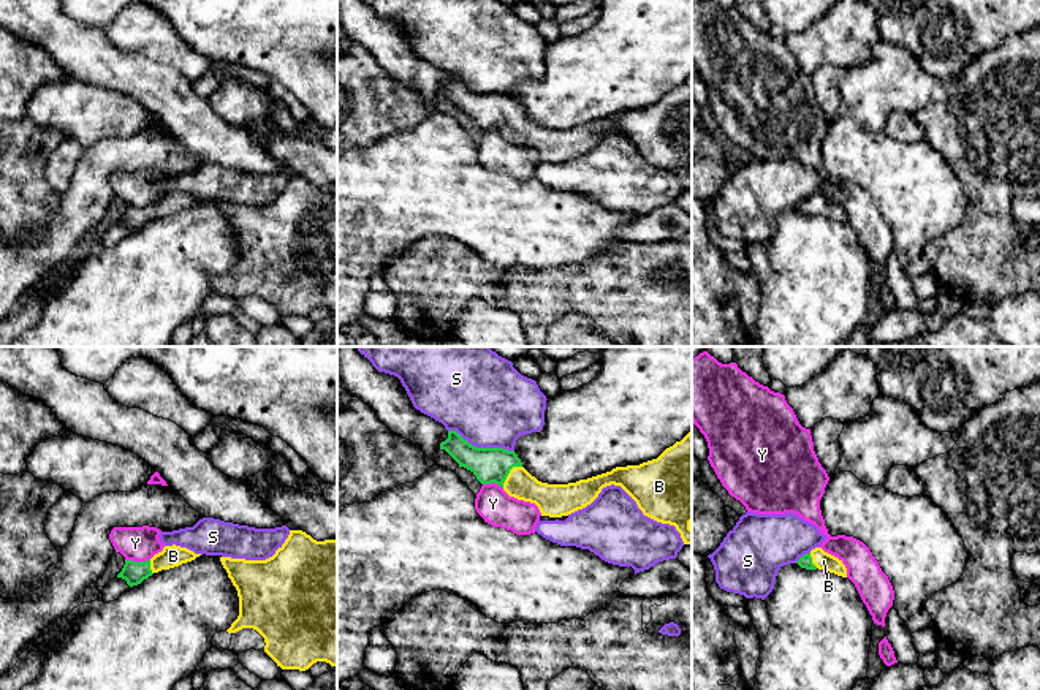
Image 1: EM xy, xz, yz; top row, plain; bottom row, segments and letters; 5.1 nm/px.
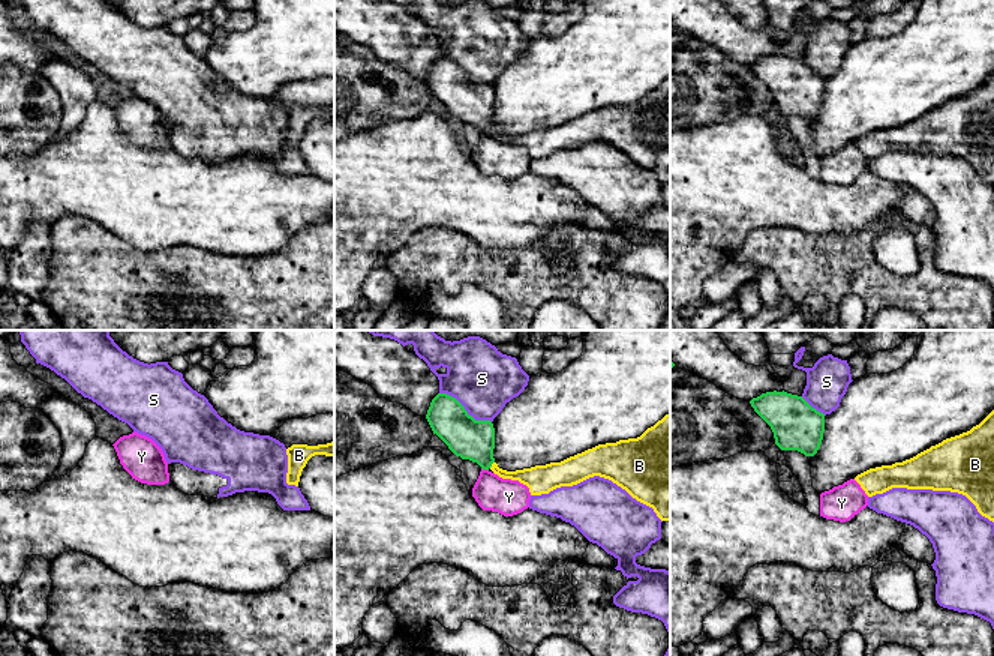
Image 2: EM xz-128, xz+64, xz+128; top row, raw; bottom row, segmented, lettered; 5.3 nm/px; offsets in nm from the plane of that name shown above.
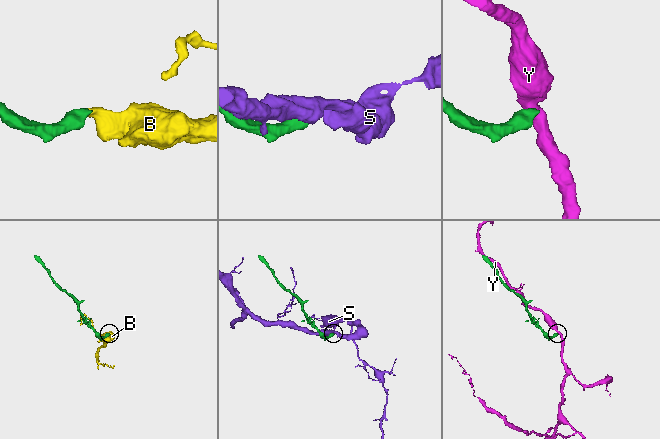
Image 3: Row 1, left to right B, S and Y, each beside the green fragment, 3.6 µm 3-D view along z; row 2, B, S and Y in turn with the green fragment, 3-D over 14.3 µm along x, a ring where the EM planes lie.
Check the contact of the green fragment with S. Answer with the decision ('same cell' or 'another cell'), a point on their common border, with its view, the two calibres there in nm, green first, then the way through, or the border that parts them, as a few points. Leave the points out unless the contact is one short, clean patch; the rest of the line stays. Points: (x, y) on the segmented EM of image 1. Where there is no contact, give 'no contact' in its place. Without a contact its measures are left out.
another cell; contact xz (482, 448); calibres 180 and 440 nm

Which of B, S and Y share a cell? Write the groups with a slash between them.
B / S / Y

